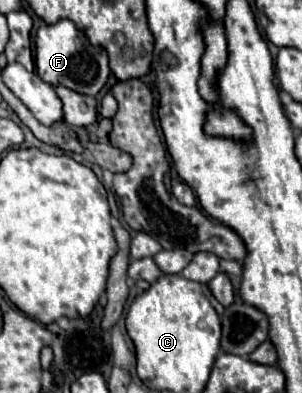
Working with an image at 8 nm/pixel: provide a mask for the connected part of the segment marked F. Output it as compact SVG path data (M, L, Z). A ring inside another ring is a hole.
M69 19L39 27L35 37L35 69L45 83L53 87L63 85L83 95L97 95L111 75L107 53L101 47L93 47Z

